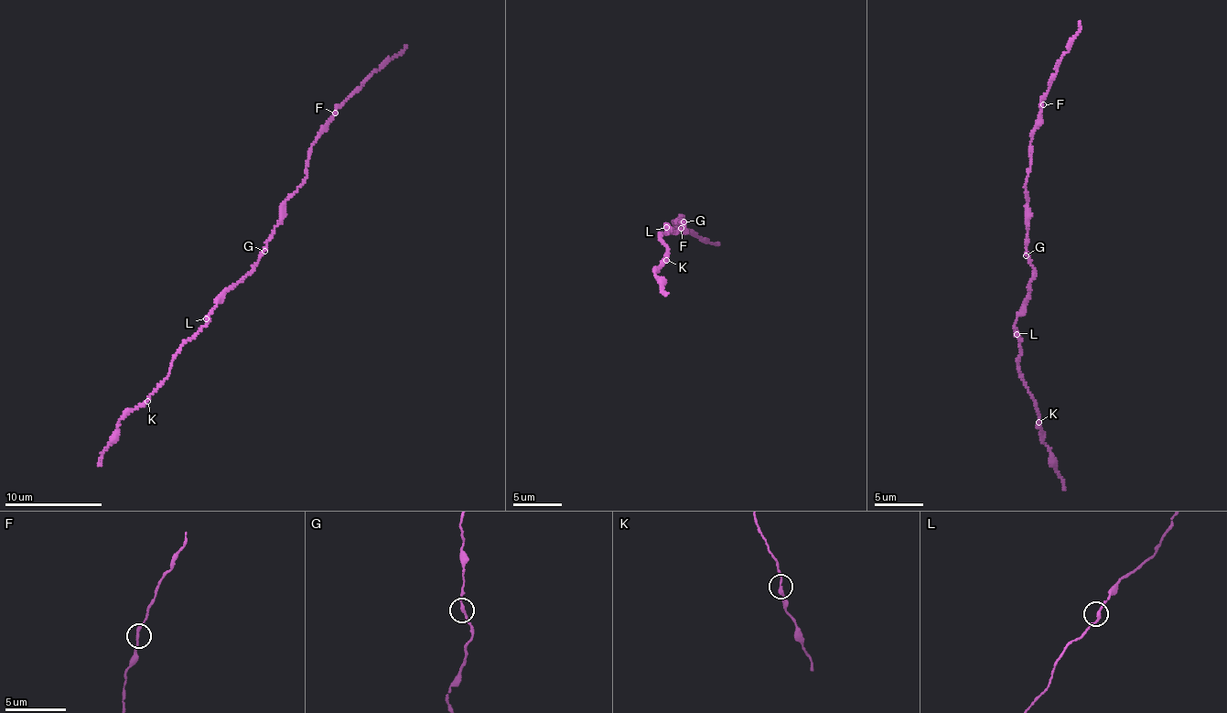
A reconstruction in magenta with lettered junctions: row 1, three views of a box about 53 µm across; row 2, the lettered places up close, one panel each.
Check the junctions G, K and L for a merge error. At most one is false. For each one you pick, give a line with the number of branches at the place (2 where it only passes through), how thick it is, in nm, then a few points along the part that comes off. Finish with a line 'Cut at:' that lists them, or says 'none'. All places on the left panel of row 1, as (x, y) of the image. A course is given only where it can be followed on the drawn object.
Cut at: none

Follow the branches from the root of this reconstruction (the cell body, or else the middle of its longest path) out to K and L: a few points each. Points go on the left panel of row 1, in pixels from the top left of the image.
K: (259, 255), (254, 268), (224, 293), (208, 323), (179, 348), (167, 379), (147, 396), (147, 401)
L: (259, 255), (254, 268), (232, 284), (206, 318)

